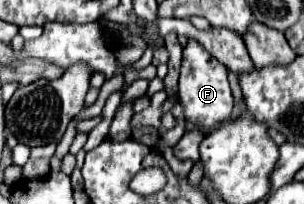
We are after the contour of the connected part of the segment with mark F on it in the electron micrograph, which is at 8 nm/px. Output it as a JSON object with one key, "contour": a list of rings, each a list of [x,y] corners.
{"contour":[[[190,40],[182,52],[178,94],[180,94],[184,112],[186,112],[186,120],[202,130],[216,128],[218,124],[226,122],[232,114],[234,96],[232,96],[232,90],[228,84],[226,66],[222,66],[216,58],[210,58],[210,52],[206,52],[196,40]]]}

